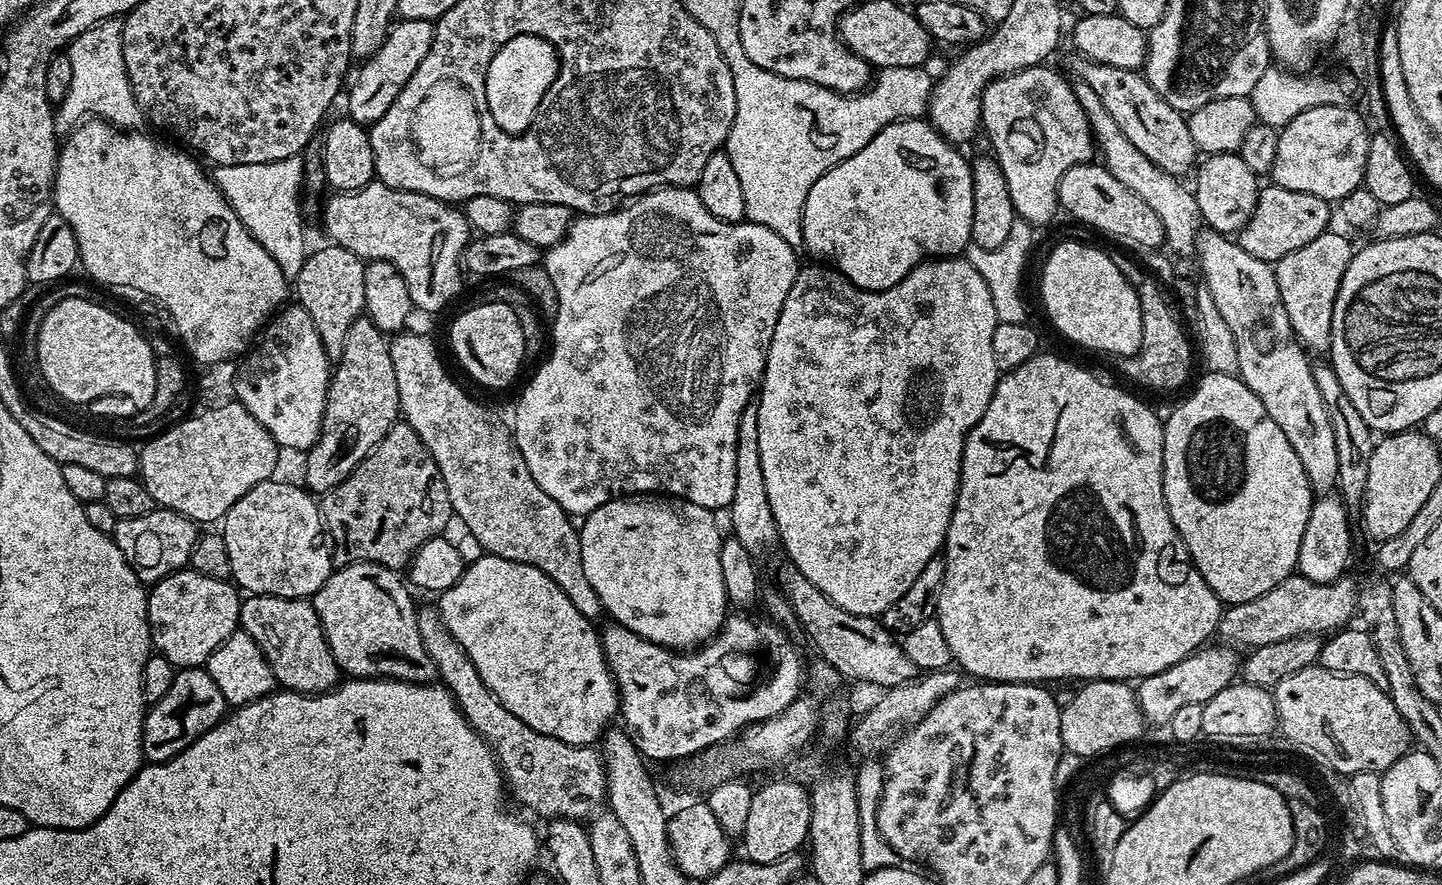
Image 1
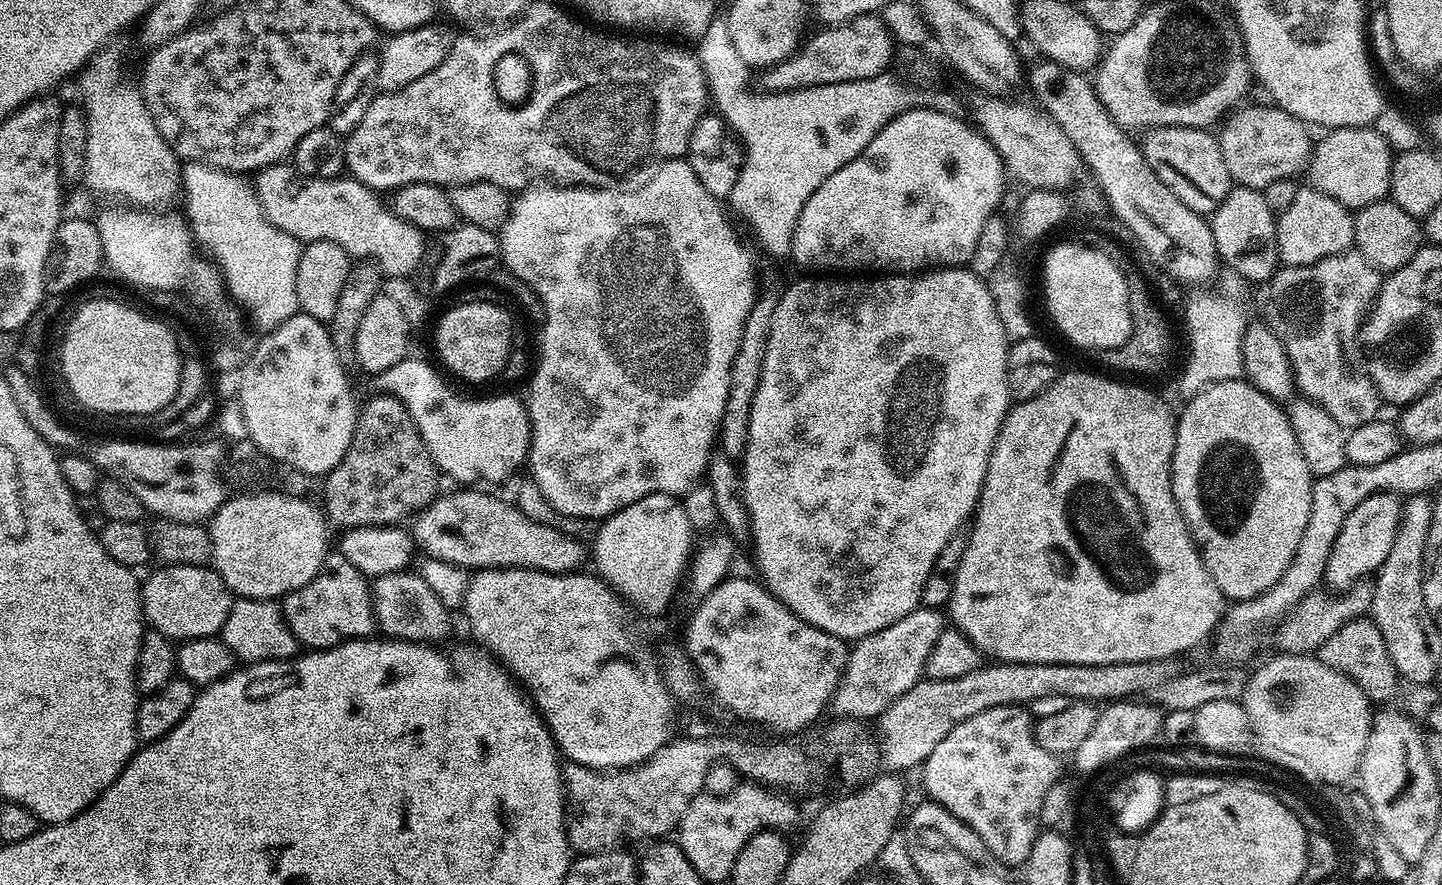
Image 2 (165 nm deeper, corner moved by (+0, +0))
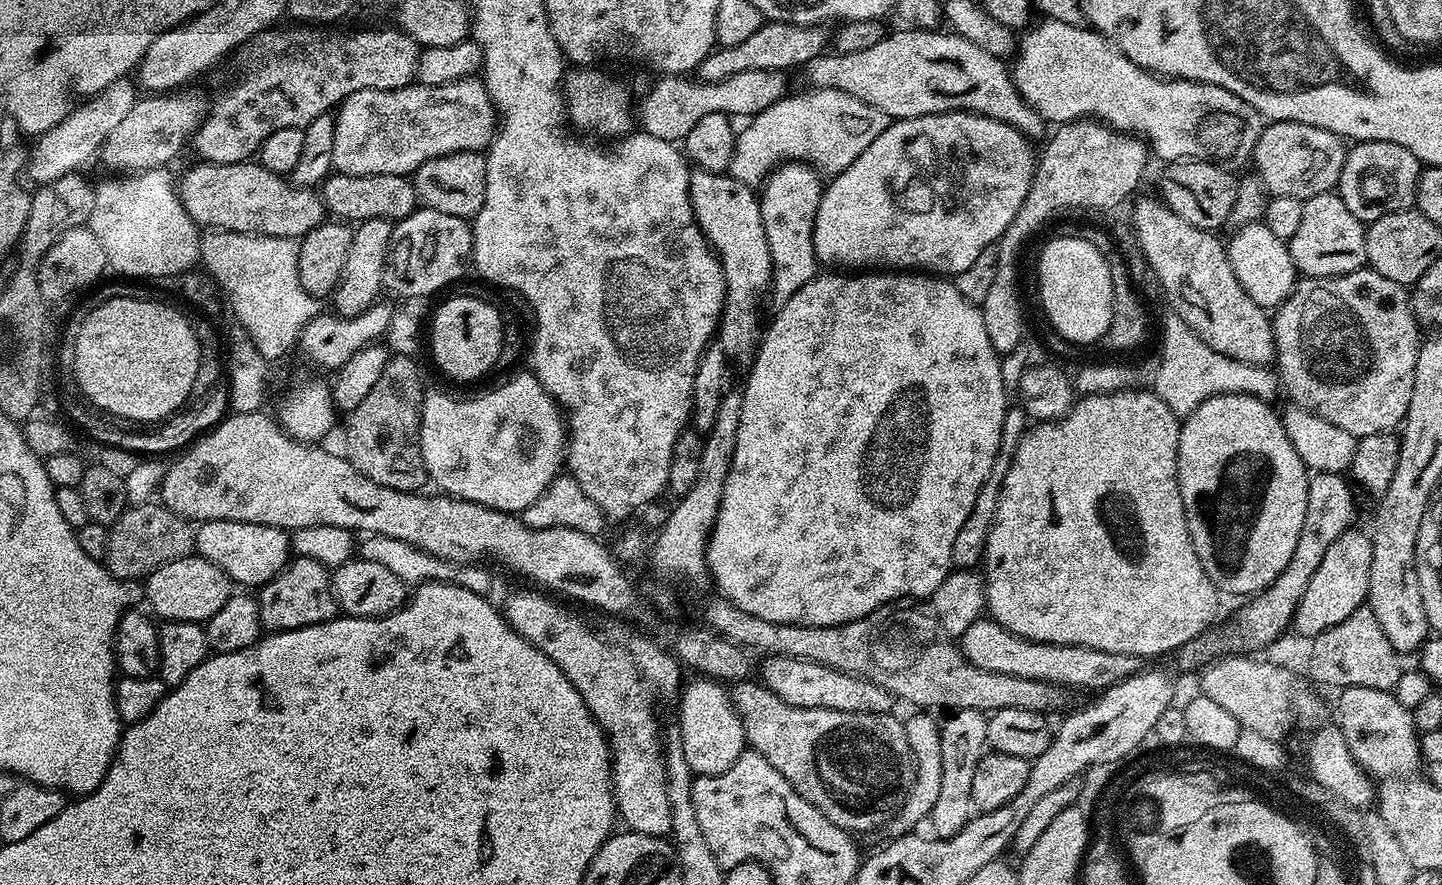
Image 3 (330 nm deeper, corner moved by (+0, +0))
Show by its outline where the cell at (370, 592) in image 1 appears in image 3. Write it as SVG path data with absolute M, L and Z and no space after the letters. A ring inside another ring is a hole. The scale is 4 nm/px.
M297 555L272 580L258 588L255 597L260 615L260 626L265 633L289 632L337 619L338 605L332 592L332 572L314 558Z

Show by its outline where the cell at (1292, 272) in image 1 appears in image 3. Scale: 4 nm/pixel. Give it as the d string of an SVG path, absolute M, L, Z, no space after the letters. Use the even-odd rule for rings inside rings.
M1367 266L1341 276L1309 276L1301 279L1280 303L1271 321L1276 343L1274 368L1291 403L1334 422L1334 426L1357 438L1392 432L1403 425L1422 343L1422 328L1412 313L1405 285L1390 282L1390 278L1382 278Z

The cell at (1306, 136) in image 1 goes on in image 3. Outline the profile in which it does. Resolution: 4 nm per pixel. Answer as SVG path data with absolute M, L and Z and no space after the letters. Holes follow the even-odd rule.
M1362 140L1348 148L1348 157L1342 166L1342 174L1338 185L1338 194L1342 202L1346 202L1350 214L1358 218L1364 225L1373 224L1386 214L1409 211L1416 203L1416 187L1422 171L1422 165L1406 146L1398 146L1398 142L1382 142L1381 140Z

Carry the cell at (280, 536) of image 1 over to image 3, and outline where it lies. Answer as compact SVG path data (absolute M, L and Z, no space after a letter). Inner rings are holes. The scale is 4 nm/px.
M229 520L203 521L197 527L196 549L204 559L223 569L233 583L253 588L259 588L283 571L292 552L290 538L285 529Z

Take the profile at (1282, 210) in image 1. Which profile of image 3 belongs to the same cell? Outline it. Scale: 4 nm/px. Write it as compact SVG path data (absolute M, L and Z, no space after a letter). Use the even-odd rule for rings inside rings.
M1335 191L1314 194L1314 198L1304 201L1302 226L1286 243L1297 273L1304 278L1350 274L1368 262L1366 225L1350 214L1346 202Z

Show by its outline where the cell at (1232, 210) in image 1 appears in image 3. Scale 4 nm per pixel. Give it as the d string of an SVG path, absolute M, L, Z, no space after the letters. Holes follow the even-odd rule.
M1263 222L1247 224L1235 229L1231 234L1232 241L1229 239L1226 247L1234 278L1238 278L1242 290L1246 290L1246 294L1250 294L1250 298L1254 298L1254 302L1258 302L1260 308L1279 308L1280 303L1291 294L1298 283L1298 273L1290 258L1287 243L1278 238L1278 234L1272 233Z

